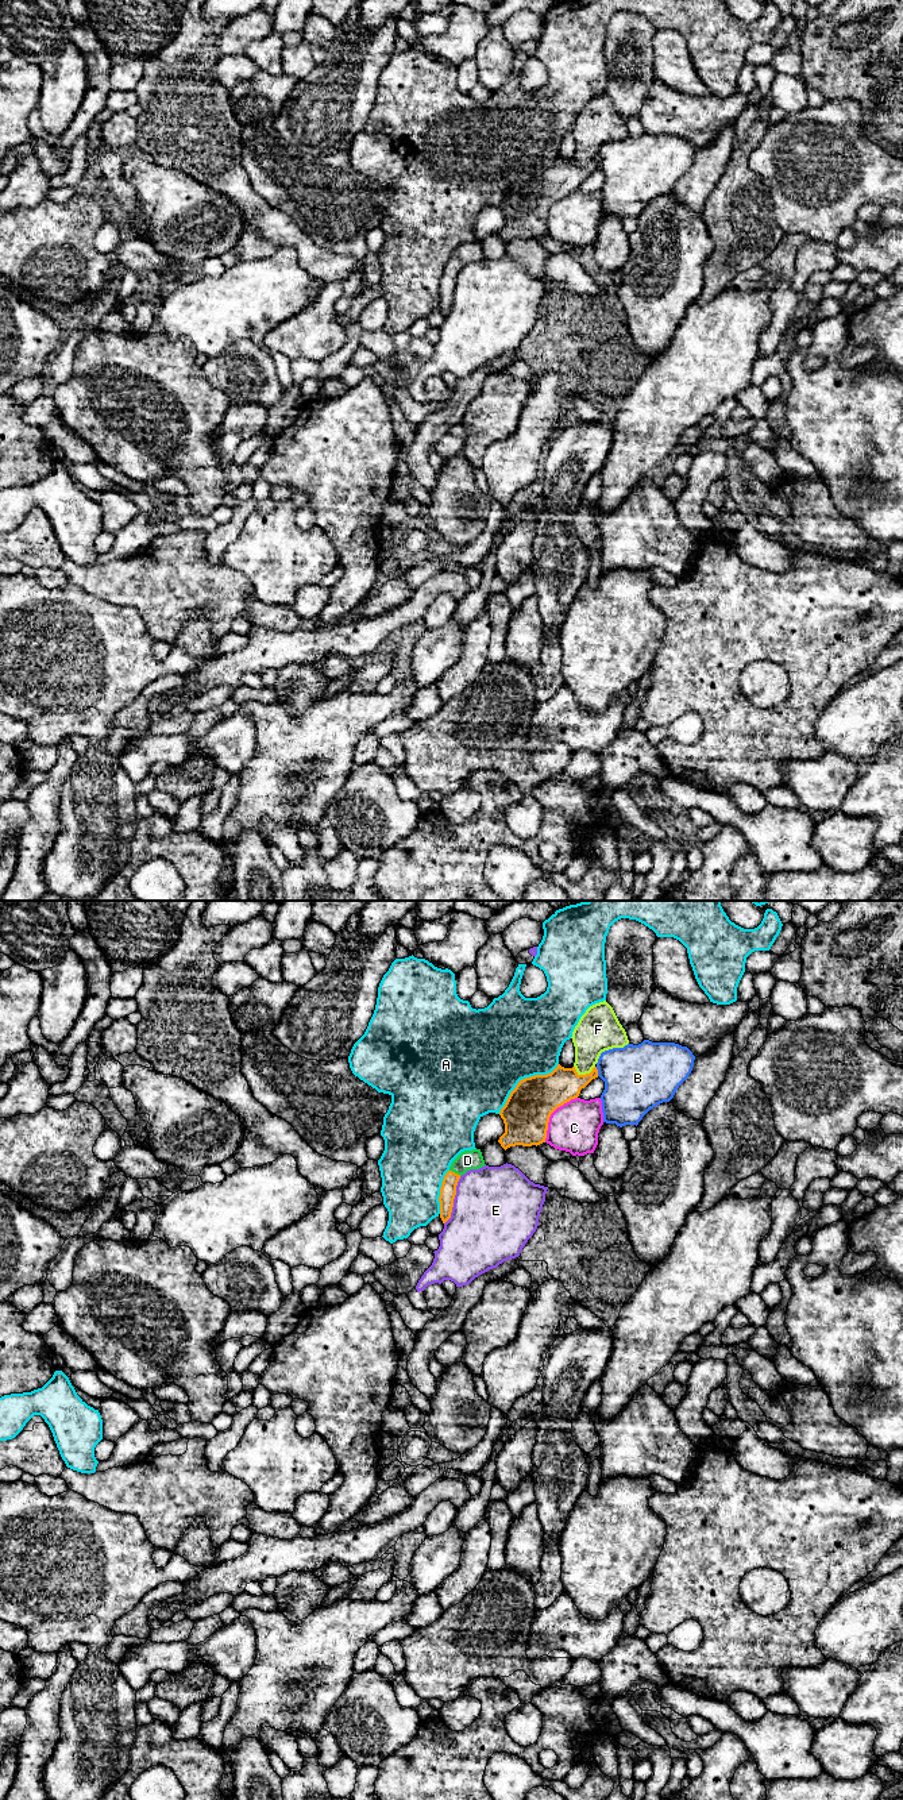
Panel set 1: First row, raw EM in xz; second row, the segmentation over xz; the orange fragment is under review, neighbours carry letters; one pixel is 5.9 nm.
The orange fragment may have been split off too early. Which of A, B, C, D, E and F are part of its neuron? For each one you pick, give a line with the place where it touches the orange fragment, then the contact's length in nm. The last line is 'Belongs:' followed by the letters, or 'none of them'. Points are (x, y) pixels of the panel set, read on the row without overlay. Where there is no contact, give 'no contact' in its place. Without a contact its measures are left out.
D: contact xz (454, 265); length 80 nm
Belongs: D

